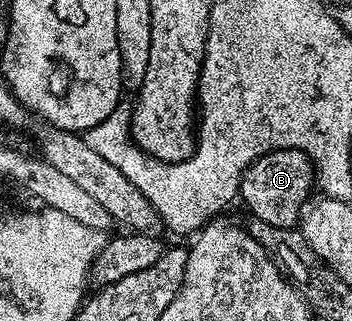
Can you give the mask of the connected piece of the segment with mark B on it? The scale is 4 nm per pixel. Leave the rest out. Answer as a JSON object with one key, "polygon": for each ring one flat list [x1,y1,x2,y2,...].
{"polygon":[[279,149,259,156,241,174,239,199,240,202,245,202,245,207,250,211,253,219,262,219,264,223,272,227,293,229,298,226,301,209,310,202,311,196,314,194,312,191,315,191,315,168,312,159,308,159,299,149]]}

